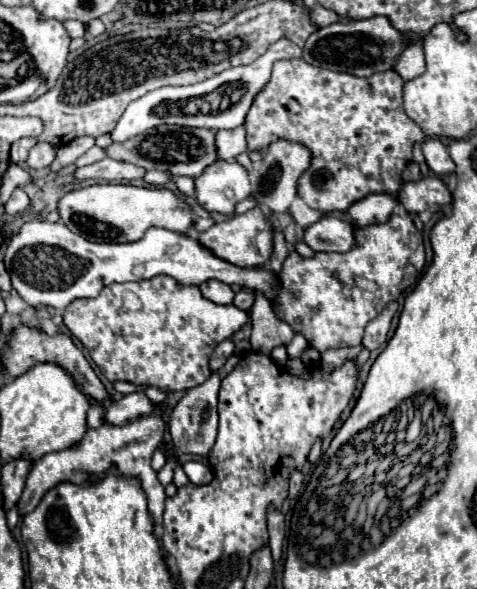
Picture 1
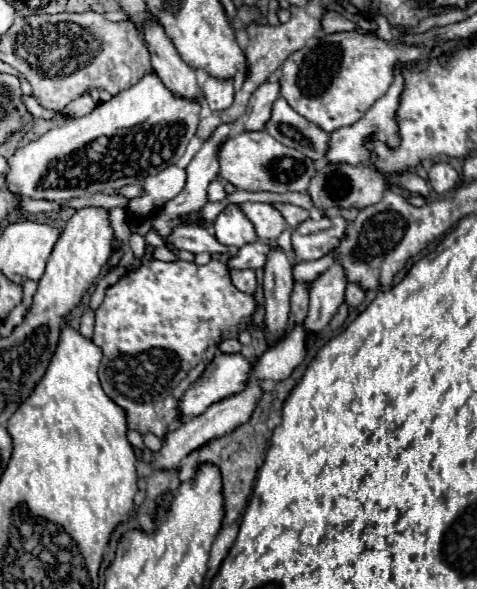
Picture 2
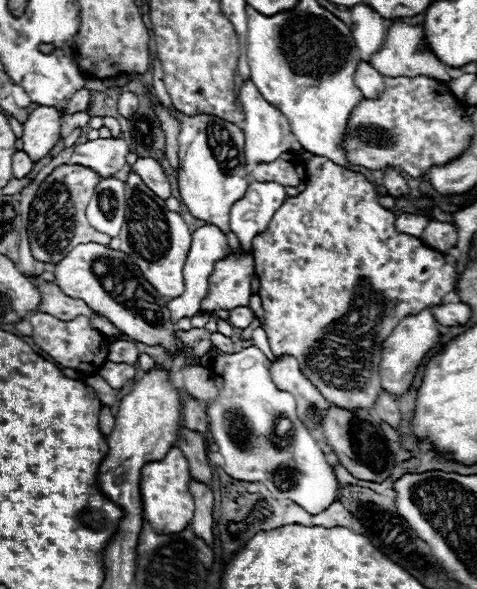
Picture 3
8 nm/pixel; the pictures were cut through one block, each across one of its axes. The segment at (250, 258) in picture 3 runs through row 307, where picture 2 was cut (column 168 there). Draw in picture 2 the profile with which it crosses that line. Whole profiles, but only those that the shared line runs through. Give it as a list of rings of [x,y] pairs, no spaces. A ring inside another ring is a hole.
[[[222,124],[218,126],[212,136],[204,142],[204,146],[200,148],[200,152],[192,158],[192,162],[188,164],[186,168],[186,174],[188,174],[188,180],[186,180],[186,186],[184,190],[168,200],[168,204],[164,204],[164,208],[160,210],[160,214],[152,220],[152,230],[156,230],[162,240],[168,240],[168,236],[172,234],[174,228],[178,226],[184,226],[184,224],[196,224],[196,226],[204,226],[206,222],[200,218],[202,216],[202,208],[206,206],[208,202],[208,196],[206,196],[206,190],[208,190],[208,184],[212,180],[216,180],[216,172],[218,172],[218,160],[216,160],[216,148],[220,146],[220,140],[224,140],[224,136],[230,136],[230,124]]]

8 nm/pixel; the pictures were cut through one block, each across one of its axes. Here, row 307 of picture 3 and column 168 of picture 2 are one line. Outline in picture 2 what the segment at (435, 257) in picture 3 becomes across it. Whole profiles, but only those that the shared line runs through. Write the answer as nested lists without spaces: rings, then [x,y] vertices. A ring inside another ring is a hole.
[[[146,260],[142,262],[136,270],[130,270],[126,272],[116,284],[112,284],[108,290],[106,290],[106,296],[104,296],[104,302],[100,304],[100,308],[96,310],[96,328],[94,328],[94,344],[98,348],[102,348],[104,356],[102,356],[102,362],[100,362],[100,370],[98,370],[98,378],[102,382],[102,388],[104,392],[108,394],[110,400],[114,400],[124,412],[126,412],[126,418],[128,418],[128,428],[130,430],[136,430],[140,432],[142,436],[144,434],[156,434],[158,438],[164,438],[168,434],[168,428],[170,424],[178,422],[180,420],[180,410],[178,410],[178,404],[184,396],[184,392],[202,376],[202,372],[206,370],[206,366],[210,364],[210,360],[214,358],[214,354],[218,352],[218,346],[224,338],[228,336],[238,336],[242,330],[246,330],[252,322],[252,314],[254,314],[254,296],[250,294],[244,294],[240,290],[236,290],[230,282],[230,276],[228,276],[228,264],[222,262],[222,260],[210,260],[208,264],[204,266],[198,266],[196,262],[184,262],[184,260],[176,260],[176,262],[160,262],[160,260]]]

